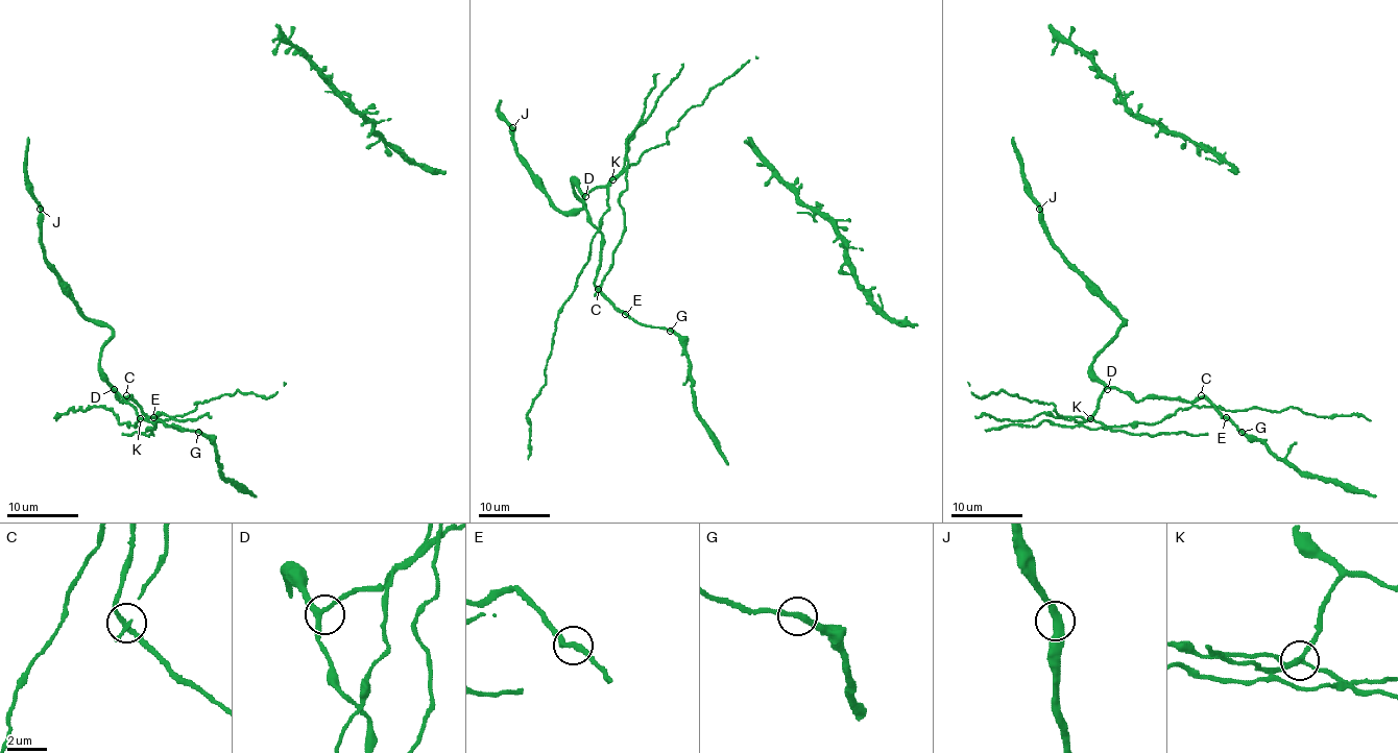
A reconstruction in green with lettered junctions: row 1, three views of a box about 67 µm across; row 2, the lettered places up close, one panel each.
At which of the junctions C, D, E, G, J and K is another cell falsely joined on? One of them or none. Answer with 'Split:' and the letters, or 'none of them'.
Split: K

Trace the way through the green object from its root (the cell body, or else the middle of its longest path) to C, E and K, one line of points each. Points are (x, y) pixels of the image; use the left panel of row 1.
C: (40, 205), (44, 261), (76, 306), (112, 331), (99, 372), (121, 402), (126, 395)
E: (40, 205), (44, 261), (76, 306), (112, 331), (99, 372), (121, 402), (153, 417)
K: (40, 205), (44, 261), (76, 306), (112, 331), (101, 353), (99, 374), (141, 419)

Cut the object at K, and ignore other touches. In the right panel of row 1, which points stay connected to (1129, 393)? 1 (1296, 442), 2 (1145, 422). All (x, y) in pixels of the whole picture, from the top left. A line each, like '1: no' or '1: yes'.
1: yes
2: no

